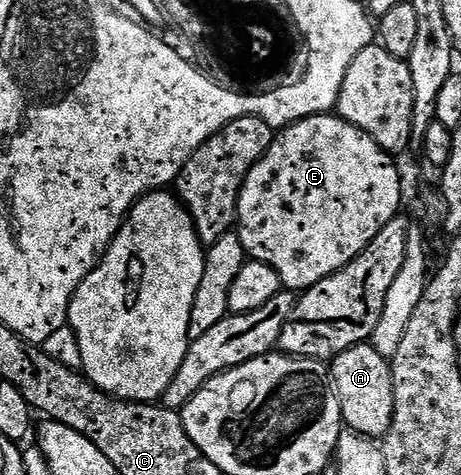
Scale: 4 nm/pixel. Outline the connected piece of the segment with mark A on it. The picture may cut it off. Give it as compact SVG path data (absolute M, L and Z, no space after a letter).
M370 342L358 343L336 355L329 363L329 378L335 389L335 396L339 399L343 425L348 432L364 435L366 439L382 440L386 435L393 417L393 387L391 385L391 364L388 356L377 353Z

